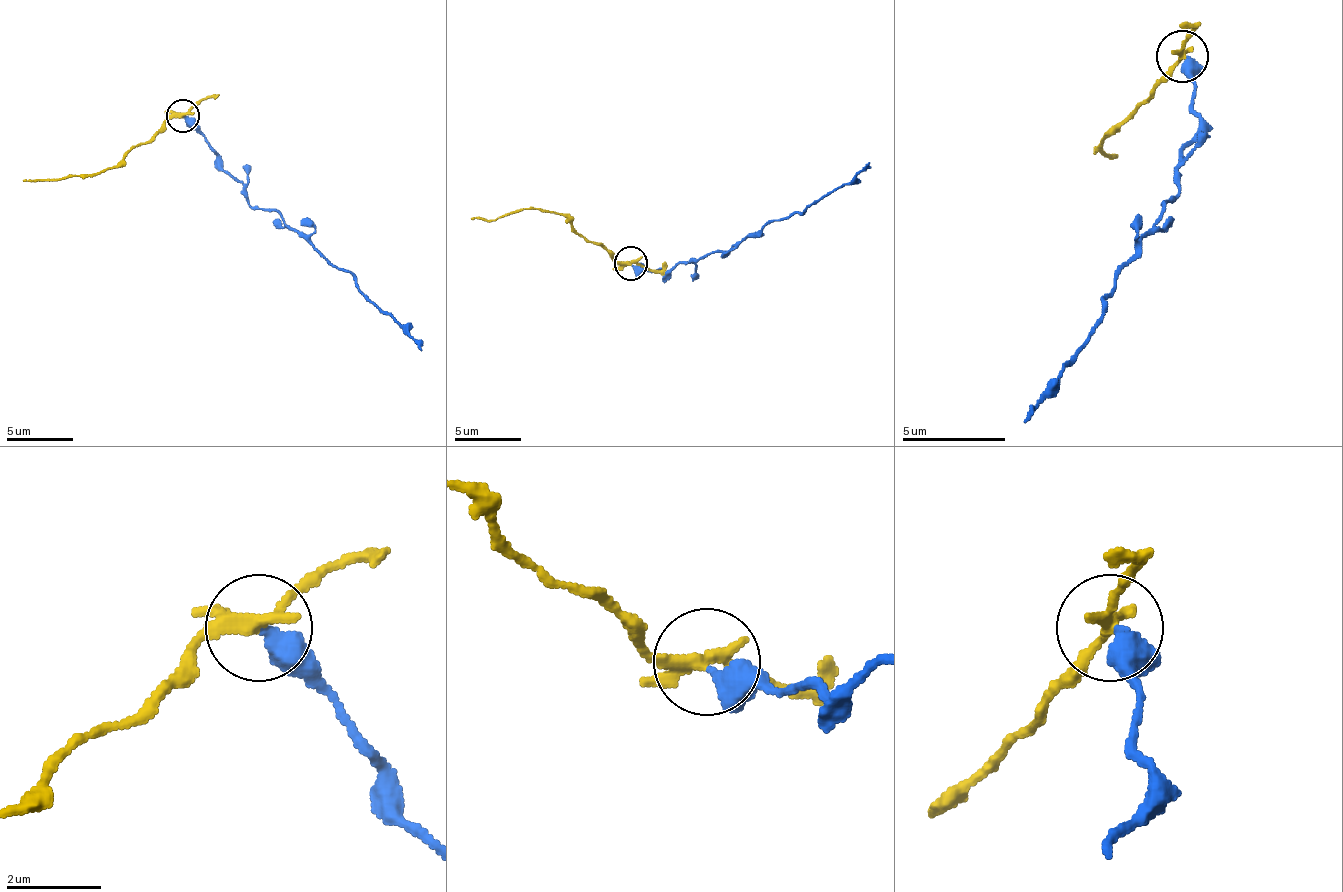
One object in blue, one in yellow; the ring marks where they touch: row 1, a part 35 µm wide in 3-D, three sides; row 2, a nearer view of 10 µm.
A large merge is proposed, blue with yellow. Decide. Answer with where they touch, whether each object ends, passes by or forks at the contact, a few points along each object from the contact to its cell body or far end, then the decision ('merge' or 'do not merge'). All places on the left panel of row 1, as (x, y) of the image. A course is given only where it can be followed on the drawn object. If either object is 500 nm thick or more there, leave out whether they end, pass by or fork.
place (183, 116); blue ends; yellow forks; course blue (184, 115), (220, 165), (243, 184), (250, 204), (276, 211), (332, 264), (352, 277), (422, 350); course yellow (184, 115), (170, 118), (104, 171), (22, 181); do not merge

